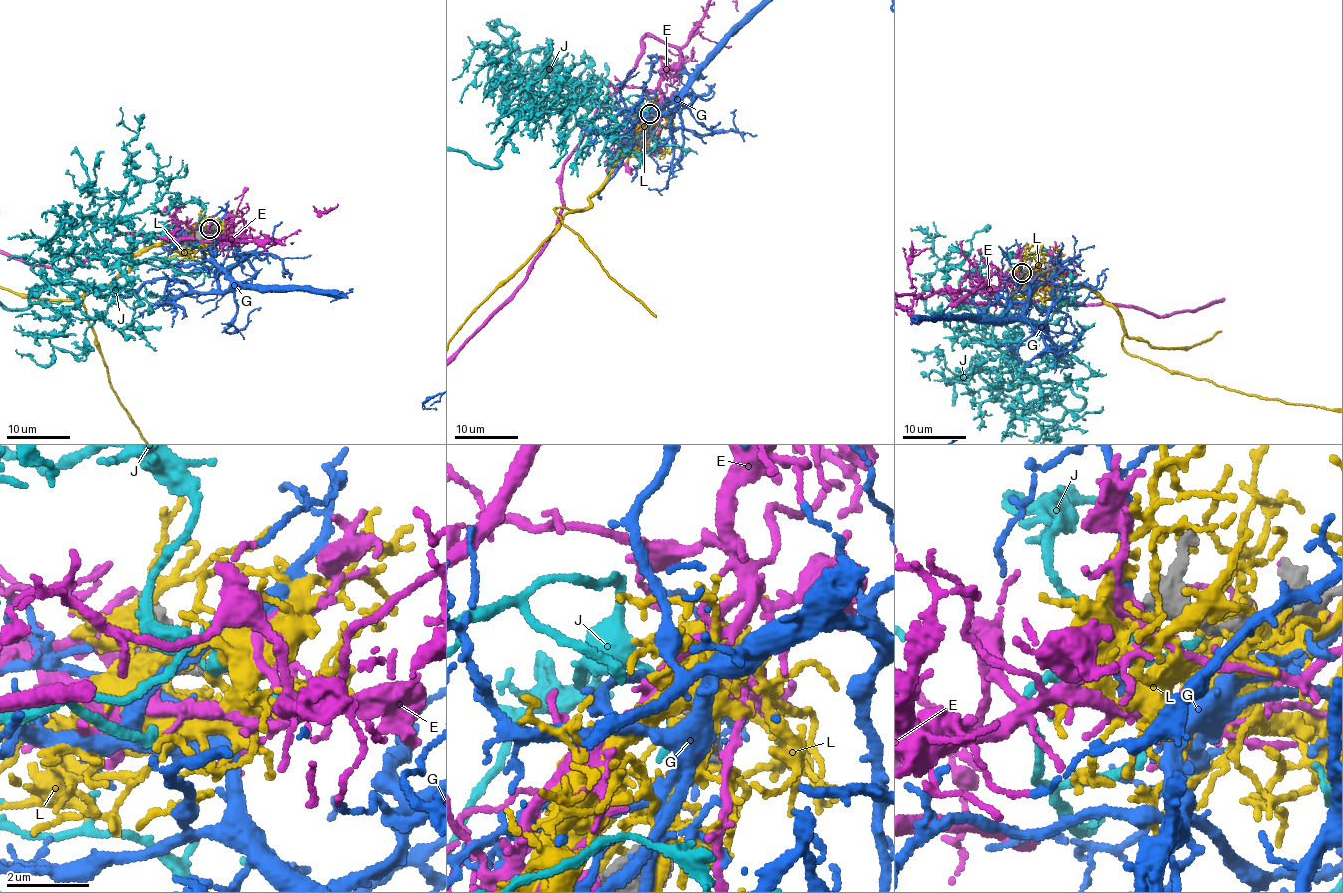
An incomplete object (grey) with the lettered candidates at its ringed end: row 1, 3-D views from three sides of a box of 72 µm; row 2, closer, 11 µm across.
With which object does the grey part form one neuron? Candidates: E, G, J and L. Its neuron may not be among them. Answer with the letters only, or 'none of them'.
none of them

